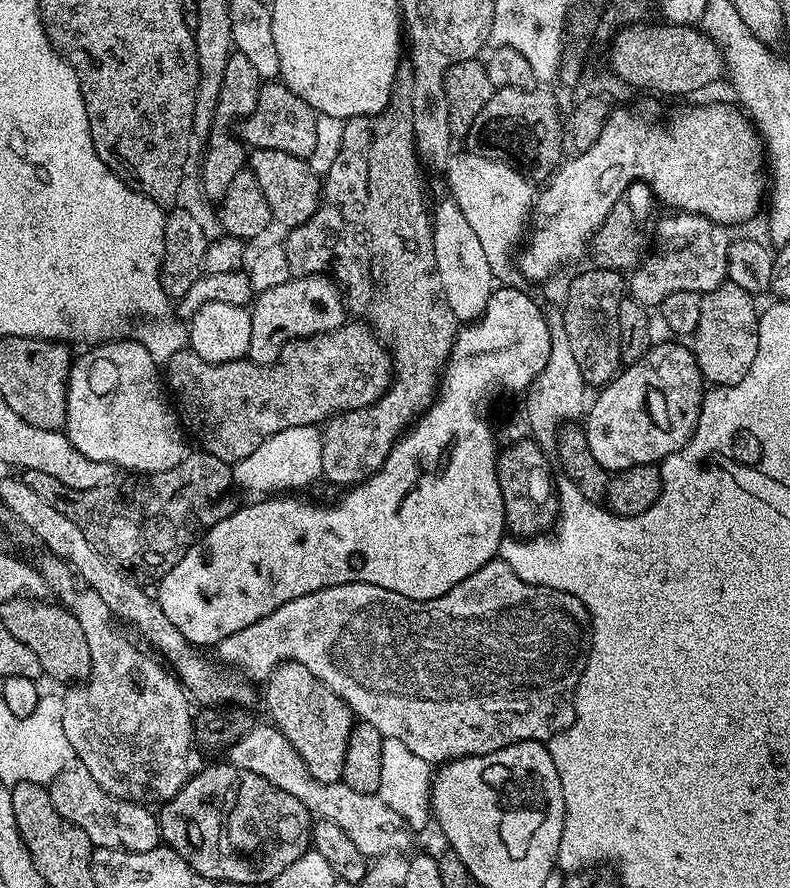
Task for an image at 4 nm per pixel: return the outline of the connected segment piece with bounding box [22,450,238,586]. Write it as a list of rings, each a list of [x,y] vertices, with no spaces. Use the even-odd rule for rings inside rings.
[[[203,450],[189,451],[178,466],[170,466],[163,476],[149,481],[121,481],[84,496],[65,491],[56,480],[43,476],[42,470],[23,469],[22,479],[46,501],[46,506],[54,506],[58,514],[66,514],[70,522],[77,524],[98,554],[145,586],[151,585],[151,580],[159,582],[169,567],[177,564],[201,539],[205,530],[222,522],[238,507],[237,501],[232,501],[234,481],[229,461],[219,460]]]

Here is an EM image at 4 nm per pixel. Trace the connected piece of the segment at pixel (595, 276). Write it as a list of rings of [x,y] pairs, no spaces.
[[[588,266],[585,272],[578,273],[568,284],[568,293],[562,305],[564,325],[585,385],[603,386],[621,371],[618,310],[625,298],[626,276],[623,271]]]

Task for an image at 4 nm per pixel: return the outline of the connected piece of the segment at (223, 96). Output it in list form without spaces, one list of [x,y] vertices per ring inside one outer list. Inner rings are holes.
[[[233,51],[232,57],[226,64],[226,74],[223,78],[223,88],[218,96],[215,118],[212,120],[212,129],[209,132],[206,143],[208,150],[204,156],[204,169],[200,174],[204,178],[204,192],[213,202],[223,200],[224,195],[230,190],[230,184],[234,182],[234,174],[245,171],[246,145],[237,131],[238,125],[252,113],[254,106],[258,106],[258,94],[262,81],[258,70],[254,70],[253,64],[246,59],[246,54]]]

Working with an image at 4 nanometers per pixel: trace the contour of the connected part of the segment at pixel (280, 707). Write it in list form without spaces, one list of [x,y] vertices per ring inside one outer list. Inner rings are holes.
[[[285,662],[268,675],[268,712],[271,723],[294,746],[318,782],[341,783],[346,762],[346,748],[354,723],[354,713],[347,702],[322,683],[306,666]]]

